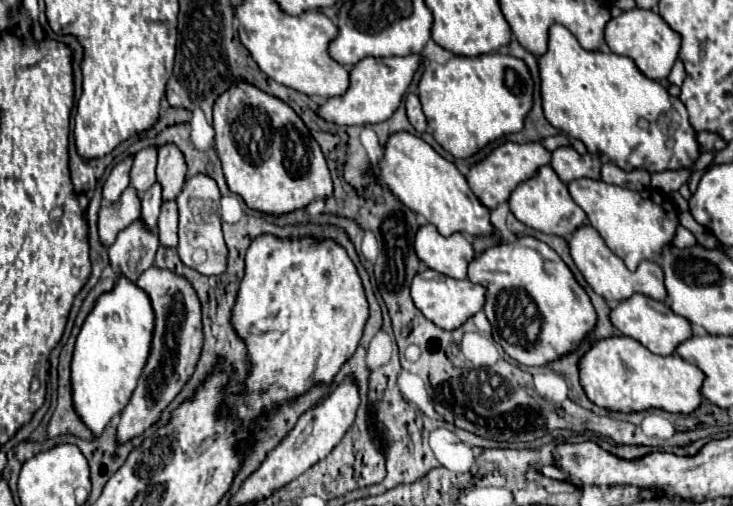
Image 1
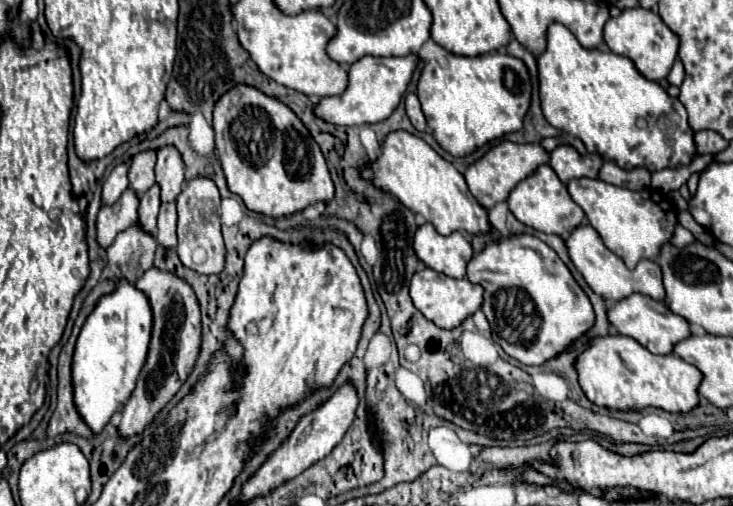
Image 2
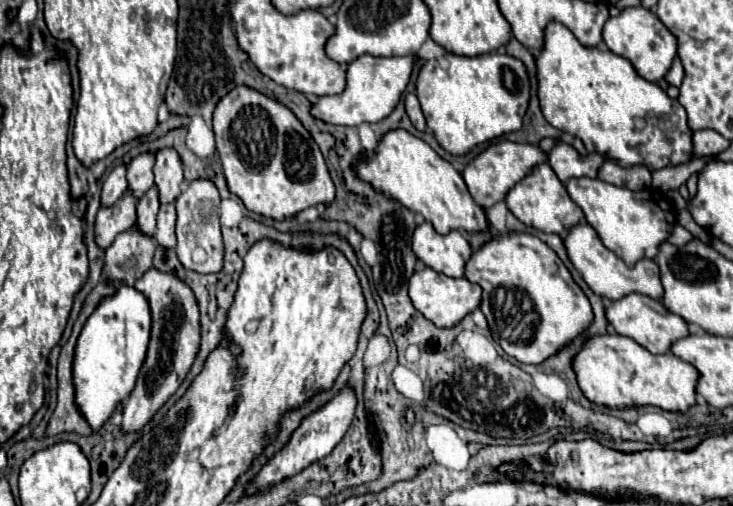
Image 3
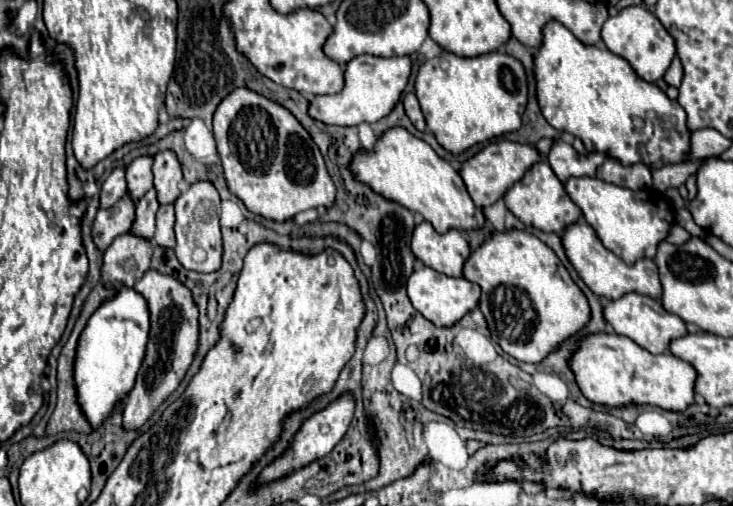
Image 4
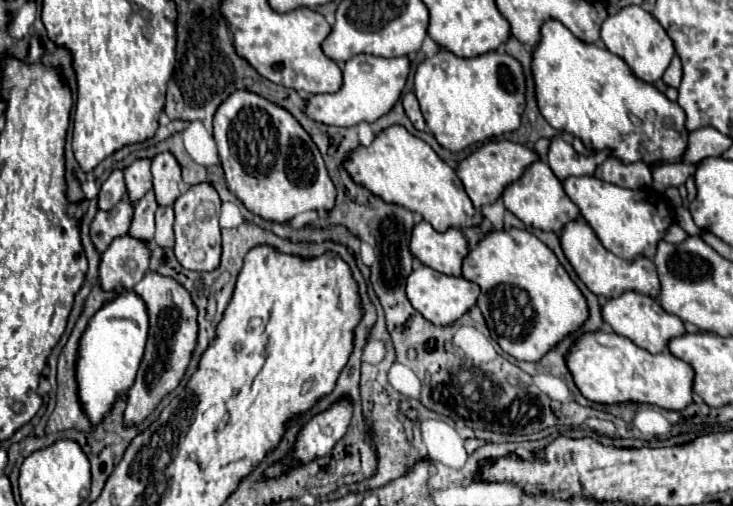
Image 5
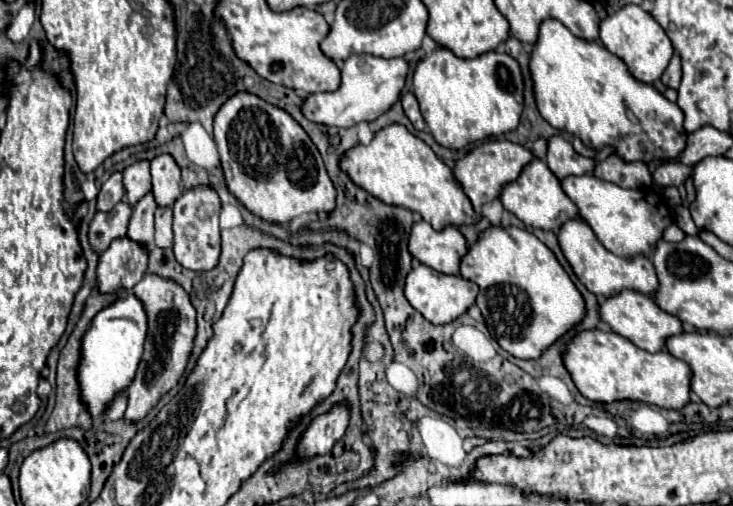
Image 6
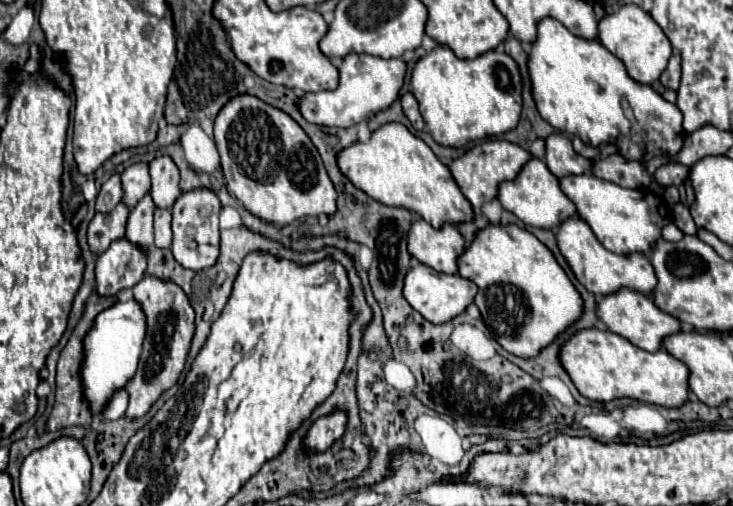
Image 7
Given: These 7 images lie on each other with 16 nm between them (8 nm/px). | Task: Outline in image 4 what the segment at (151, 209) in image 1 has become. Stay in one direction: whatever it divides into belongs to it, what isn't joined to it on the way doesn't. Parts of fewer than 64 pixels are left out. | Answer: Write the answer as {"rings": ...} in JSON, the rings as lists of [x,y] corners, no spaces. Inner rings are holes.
{"rings":[[[150,188],[136,204],[136,220],[132,224],[132,232],[144,238],[152,238],[156,230],[156,212],[160,204],[156,200],[156,188]]]}

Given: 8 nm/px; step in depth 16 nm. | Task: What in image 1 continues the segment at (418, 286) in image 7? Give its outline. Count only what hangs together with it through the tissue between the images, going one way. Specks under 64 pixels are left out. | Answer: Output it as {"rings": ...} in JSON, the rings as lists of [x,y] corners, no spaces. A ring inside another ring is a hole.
{"rings":[[[422,270],[416,274],[416,280],[412,280],[412,300],[416,308],[432,320],[442,330],[456,330],[460,328],[468,318],[472,318],[476,312],[484,308],[486,302],[486,288],[480,284],[474,284],[470,280],[456,280],[450,276],[444,276],[436,270]]]}

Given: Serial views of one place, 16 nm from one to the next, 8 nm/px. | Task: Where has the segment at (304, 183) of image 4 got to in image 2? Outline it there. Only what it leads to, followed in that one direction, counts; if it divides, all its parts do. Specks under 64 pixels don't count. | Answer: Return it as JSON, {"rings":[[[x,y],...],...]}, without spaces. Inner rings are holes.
{"rings":[[[248,84],[238,86],[244,94],[240,104],[236,108],[230,106],[230,92],[220,96],[214,108],[214,132],[216,132],[216,150],[218,158],[222,162],[222,170],[228,182],[230,192],[238,194],[244,204],[260,214],[280,218],[284,214],[292,214],[298,210],[308,208],[310,204],[318,200],[328,200],[334,196],[334,184],[330,178],[330,172],[326,168],[326,160],[320,152],[320,146],[310,136],[308,128],[302,124],[302,120],[280,100],[272,96],[264,96],[258,88],[252,88]]]}

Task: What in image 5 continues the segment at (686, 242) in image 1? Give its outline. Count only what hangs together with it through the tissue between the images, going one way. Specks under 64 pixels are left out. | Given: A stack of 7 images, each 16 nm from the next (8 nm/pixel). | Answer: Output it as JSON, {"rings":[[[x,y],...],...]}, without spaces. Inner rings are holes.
{"rings":[[[672,224],[672,228],[668,228],[668,234],[664,240],[672,242],[672,244],[682,244],[686,238],[688,238],[688,232],[684,232],[678,224]]]}

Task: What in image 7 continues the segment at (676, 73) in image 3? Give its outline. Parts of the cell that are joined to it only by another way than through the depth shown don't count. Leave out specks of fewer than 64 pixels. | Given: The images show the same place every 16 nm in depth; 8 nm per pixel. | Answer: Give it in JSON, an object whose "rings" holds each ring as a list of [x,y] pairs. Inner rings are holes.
{"rings":[[[674,52],[672,54],[672,58],[670,58],[670,62],[668,62],[668,66],[666,66],[666,70],[664,70],[664,74],[660,76],[660,82],[666,86],[666,88],[672,88],[672,90],[678,90],[678,86],[680,86],[680,54],[678,52]]]}

